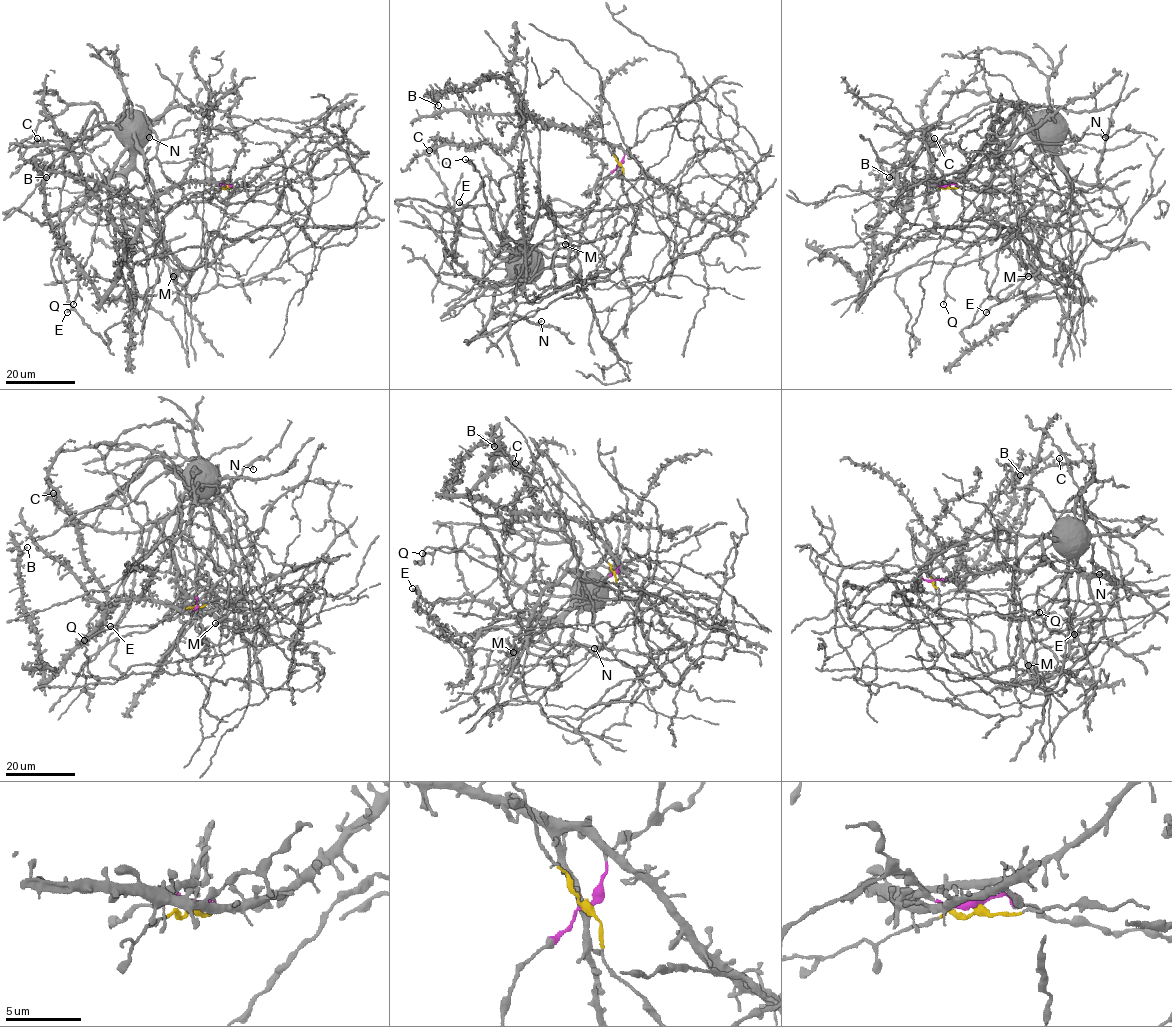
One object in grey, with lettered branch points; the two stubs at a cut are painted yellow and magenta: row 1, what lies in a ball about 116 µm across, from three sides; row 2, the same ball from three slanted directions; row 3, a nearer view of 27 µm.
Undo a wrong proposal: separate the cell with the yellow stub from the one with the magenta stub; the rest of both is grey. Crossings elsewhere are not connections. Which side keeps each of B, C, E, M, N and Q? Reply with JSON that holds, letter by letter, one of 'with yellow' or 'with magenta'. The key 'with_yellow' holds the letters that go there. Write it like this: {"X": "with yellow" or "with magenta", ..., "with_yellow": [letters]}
{"B": "with yellow", "C": "with yellow", "E": "with magenta", "M": "with magenta", "N": "with magenta", "Q": "with magenta", "with_yellow": ["B", "C"]}

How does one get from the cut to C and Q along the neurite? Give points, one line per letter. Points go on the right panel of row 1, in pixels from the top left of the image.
C: (948, 185), (934, 191), (920, 182), (910, 189), (889, 251), (916, 243), (933, 226), (927, 186), (935, 138)
Q: (948, 185), (1002, 193), (1009, 200), (1012, 228), (1032, 238), (1019, 198), (956, 260), (944, 282), (943, 304)

